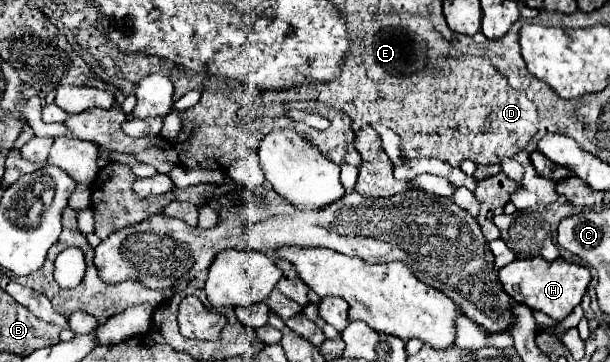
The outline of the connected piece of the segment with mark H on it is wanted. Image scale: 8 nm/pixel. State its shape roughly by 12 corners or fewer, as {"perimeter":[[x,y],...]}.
{"perimeter":[[556,258],[514,260],[498,272],[520,304],[564,320],[590,270]]}

